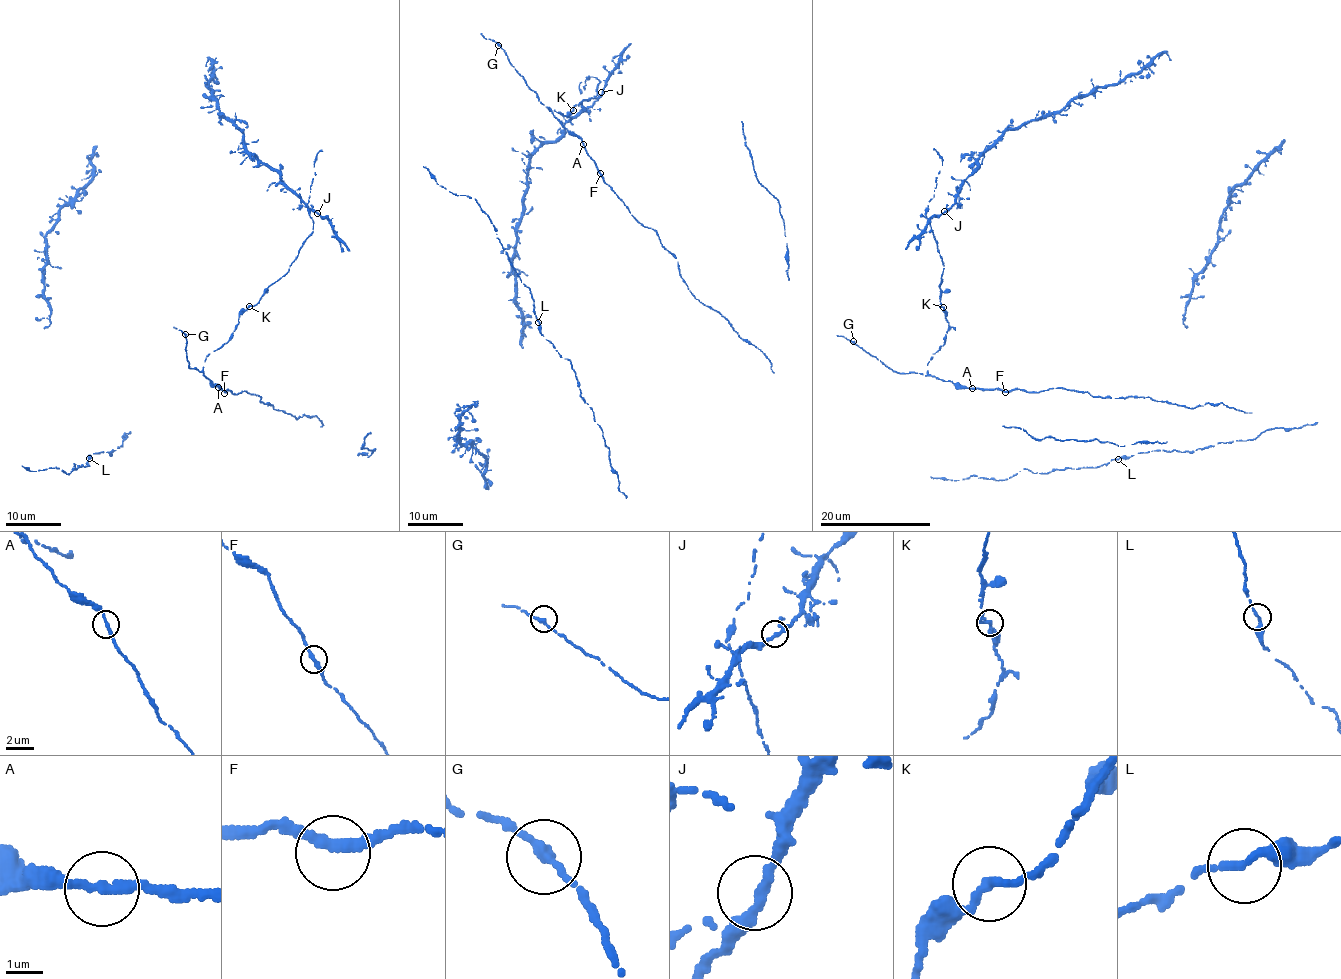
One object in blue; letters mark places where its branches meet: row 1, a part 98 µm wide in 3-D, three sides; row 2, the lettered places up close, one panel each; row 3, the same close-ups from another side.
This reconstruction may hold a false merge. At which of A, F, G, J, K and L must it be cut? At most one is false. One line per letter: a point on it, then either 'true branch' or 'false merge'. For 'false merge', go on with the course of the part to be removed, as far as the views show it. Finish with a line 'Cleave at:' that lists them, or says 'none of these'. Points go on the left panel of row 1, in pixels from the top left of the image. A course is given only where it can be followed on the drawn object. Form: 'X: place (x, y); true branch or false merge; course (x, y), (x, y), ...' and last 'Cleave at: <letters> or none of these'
A: place (218, 387); true branch
F: place (224, 393); true branch
G: place (185, 334); true branch
J: place (317, 213); true branch
K: place (249, 306); true branch
L: place (89, 458); true branch
Cleave at: none of these

